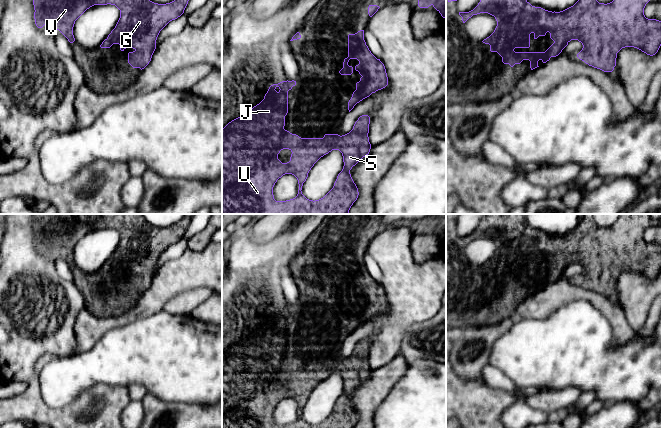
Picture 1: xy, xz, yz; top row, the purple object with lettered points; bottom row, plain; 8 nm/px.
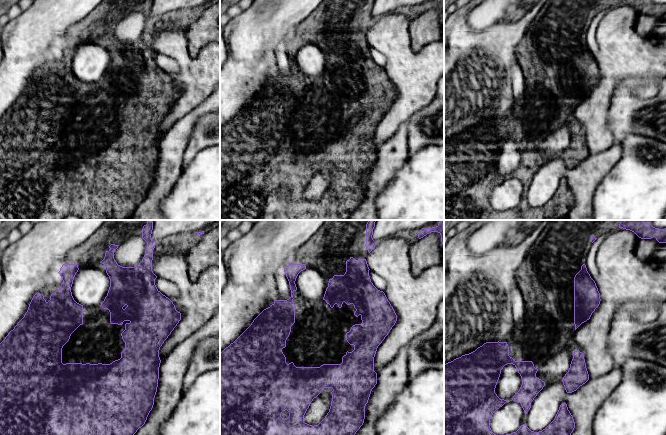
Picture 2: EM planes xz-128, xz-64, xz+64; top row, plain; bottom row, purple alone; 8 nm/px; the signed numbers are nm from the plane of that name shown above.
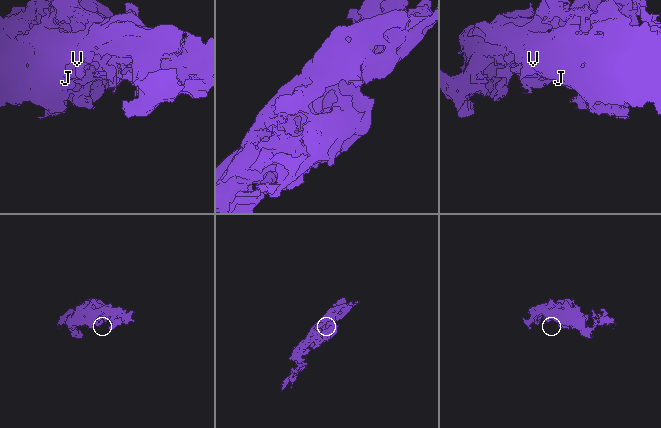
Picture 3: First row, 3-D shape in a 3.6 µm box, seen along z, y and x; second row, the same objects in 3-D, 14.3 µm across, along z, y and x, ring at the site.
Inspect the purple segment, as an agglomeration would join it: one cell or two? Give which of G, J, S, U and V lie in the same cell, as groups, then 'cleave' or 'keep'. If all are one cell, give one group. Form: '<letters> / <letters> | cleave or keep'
G J S U V | keep

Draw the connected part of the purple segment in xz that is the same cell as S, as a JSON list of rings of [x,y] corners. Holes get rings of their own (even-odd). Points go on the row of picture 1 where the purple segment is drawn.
[[[282,81],[269,87],[264,99],[251,108],[250,111],[229,122],[222,129],[222,214],[348,214],[351,206],[357,200],[359,192],[354,183],[350,170],[363,157],[369,154],[370,117],[362,115],[355,122],[353,129],[345,134],[325,134],[323,138],[301,138],[284,129],[285,116],[288,113],[288,91],[296,85],[296,81]],[[283,149],[289,149],[292,154],[290,161],[282,163],[278,154]],[[332,150],[339,150],[343,156],[344,166],[338,174],[333,188],[319,200],[309,200],[302,194],[302,186],[314,164]],[[285,174],[294,175],[299,184],[298,194],[295,198],[286,201],[276,201],[273,187],[277,180]]]

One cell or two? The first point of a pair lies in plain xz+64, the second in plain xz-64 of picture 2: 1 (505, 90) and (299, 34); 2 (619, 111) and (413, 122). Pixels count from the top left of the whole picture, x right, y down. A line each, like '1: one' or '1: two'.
1: two
2: one

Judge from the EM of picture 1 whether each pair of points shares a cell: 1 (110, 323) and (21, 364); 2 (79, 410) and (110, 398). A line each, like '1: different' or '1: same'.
1: different
2: same

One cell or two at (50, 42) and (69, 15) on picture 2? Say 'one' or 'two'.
one

